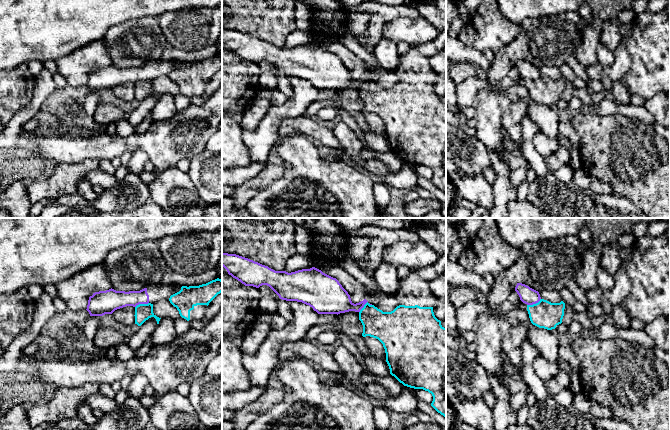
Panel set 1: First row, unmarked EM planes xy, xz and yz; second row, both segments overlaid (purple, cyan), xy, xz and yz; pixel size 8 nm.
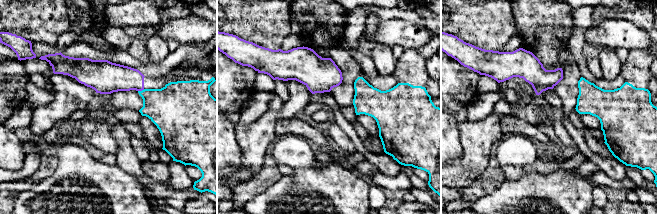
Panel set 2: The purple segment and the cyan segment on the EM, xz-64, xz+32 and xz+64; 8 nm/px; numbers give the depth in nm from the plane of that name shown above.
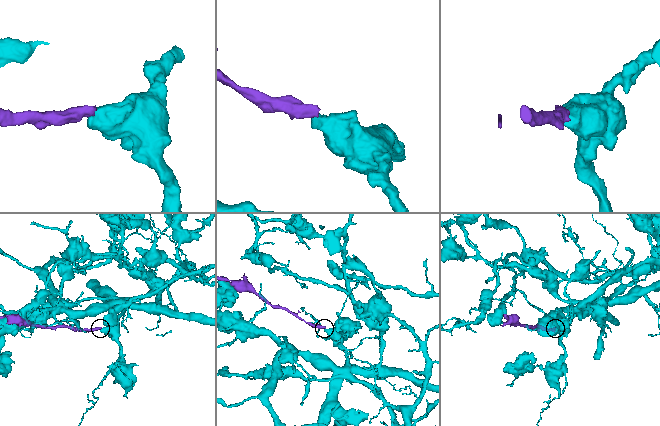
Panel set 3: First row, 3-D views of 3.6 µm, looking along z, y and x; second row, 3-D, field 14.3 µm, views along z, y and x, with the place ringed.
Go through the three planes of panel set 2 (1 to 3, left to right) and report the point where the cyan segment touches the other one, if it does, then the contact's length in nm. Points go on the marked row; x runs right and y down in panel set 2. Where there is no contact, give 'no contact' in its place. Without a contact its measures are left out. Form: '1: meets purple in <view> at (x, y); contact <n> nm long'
1: meets purple in xz-64 at (141, 90); contact 60 nm long
2: no contact
3: no contact

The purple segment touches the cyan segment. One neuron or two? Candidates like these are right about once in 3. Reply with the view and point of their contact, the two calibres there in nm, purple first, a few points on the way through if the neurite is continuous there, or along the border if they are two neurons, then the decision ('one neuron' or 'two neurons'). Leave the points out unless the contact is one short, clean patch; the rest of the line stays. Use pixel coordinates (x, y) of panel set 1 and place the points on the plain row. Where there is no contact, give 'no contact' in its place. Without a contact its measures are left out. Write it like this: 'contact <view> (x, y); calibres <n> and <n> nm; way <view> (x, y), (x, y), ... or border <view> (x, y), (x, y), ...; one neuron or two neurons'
contact yz (534, 79); calibres 140 and 220 nm; border yz (540, 74), (537, 78), (527, 81); two neurons

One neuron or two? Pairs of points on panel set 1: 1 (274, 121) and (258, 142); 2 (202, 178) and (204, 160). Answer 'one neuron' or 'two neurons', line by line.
1: one neuron
2: one neuron

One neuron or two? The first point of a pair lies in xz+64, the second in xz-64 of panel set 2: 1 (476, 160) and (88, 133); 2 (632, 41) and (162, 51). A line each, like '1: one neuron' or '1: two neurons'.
1: two neurons
2: two neurons

